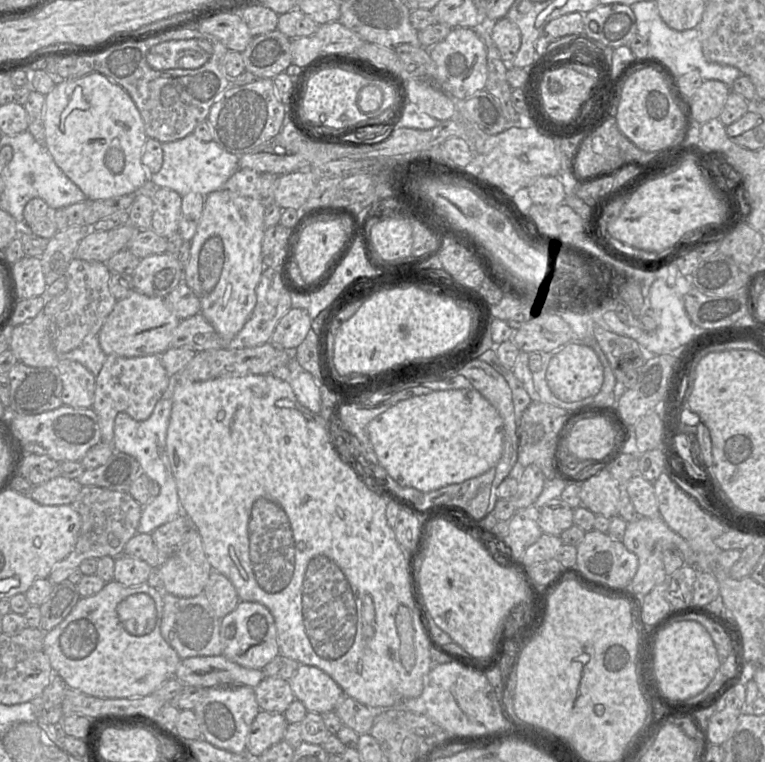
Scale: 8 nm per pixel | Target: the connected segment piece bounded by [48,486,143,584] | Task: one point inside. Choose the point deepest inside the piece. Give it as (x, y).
(109, 519)

